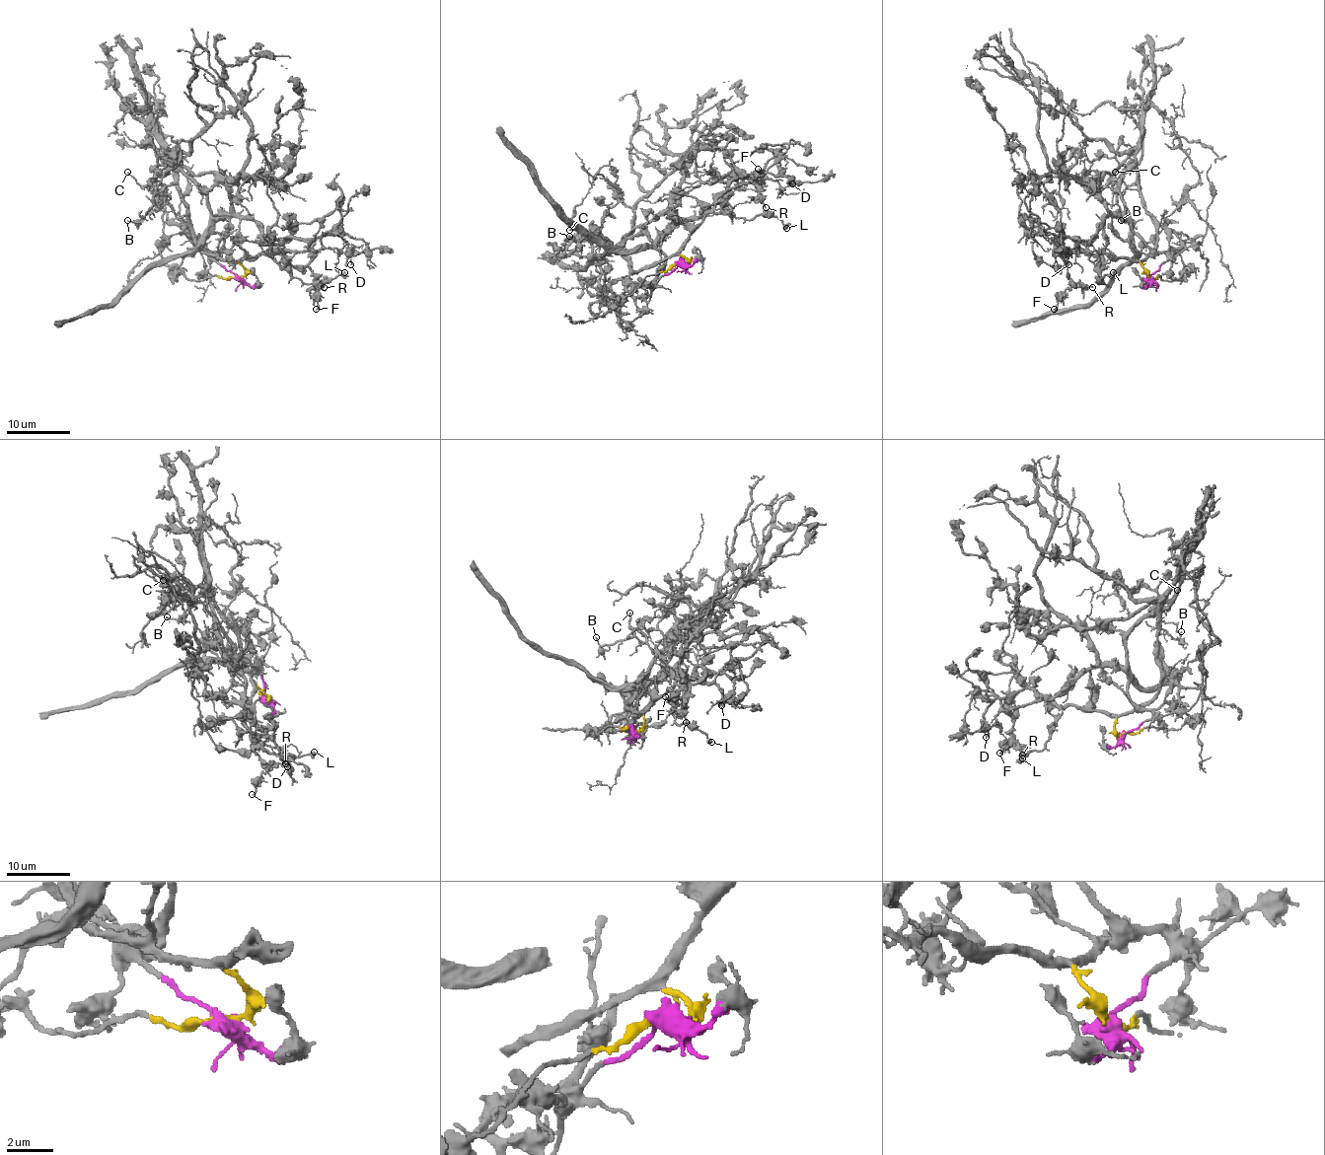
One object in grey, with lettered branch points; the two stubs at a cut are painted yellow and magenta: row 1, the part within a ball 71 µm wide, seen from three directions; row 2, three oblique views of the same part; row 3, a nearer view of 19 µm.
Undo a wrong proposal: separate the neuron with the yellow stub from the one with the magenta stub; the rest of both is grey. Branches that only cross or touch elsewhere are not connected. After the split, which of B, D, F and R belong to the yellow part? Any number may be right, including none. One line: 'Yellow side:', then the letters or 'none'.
Yellow side: B

